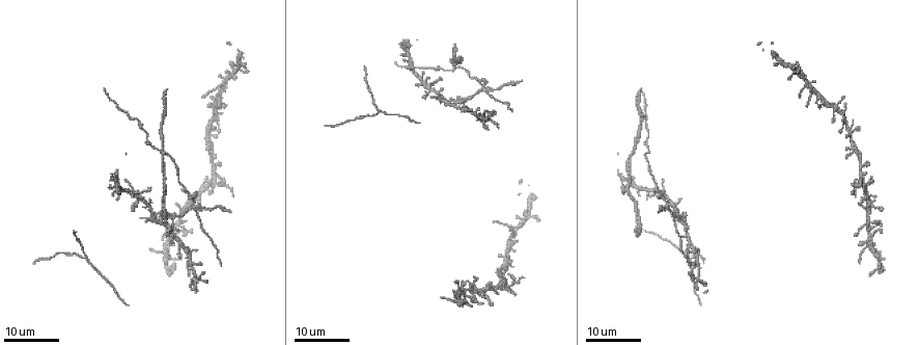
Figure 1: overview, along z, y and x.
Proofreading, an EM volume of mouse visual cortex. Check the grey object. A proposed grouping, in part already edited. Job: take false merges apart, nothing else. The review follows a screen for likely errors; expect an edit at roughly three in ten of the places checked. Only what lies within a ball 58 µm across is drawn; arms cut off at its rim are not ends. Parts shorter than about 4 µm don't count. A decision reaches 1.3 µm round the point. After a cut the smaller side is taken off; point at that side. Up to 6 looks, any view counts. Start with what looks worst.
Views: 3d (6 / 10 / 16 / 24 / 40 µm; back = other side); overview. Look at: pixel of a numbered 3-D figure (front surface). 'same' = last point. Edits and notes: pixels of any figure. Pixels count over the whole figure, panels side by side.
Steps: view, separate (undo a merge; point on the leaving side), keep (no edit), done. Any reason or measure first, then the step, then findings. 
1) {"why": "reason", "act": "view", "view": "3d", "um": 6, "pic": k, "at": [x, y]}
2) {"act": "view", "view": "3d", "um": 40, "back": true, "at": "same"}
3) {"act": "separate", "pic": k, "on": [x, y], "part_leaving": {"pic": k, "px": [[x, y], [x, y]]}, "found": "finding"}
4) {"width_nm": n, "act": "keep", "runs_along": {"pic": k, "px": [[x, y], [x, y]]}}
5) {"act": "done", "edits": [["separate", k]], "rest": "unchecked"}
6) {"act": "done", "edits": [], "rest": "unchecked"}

{"why": "four arms meet", "act": "view", "view": "3d", "um": 16, "pic": 1, "at": [186, 256]}

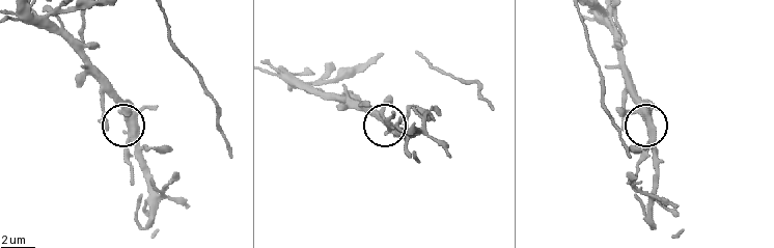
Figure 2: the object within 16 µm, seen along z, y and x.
{"why": "zoom in", "act": "view", "view": "3d", "um": 6, "pic": 2, "at": [647, 124]}

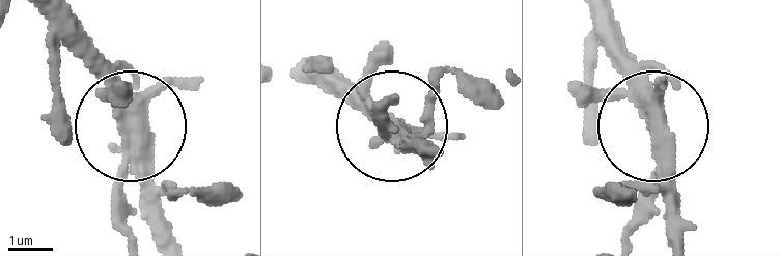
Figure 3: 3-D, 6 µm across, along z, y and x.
{"arms": 4, "act": "keep", "found": "one neuron here"}

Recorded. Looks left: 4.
{"why": "four-way junction", "act": "view", "view": "3d", "um": 16, "pic": 1, "at": [866, 224]}

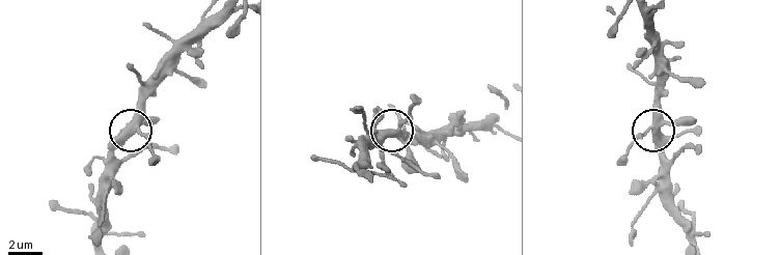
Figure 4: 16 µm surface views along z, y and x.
{"why": "zoom in", "act": "view", "view": "3d", "um": 6, "pic": 4, "at": [651, 127]}

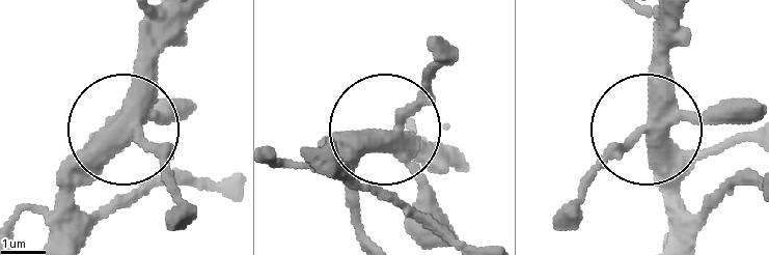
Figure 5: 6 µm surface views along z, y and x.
{"act": "view", "view": "3d", "um": 6, "back": true, "pic": 5, "at": [128, 134]}

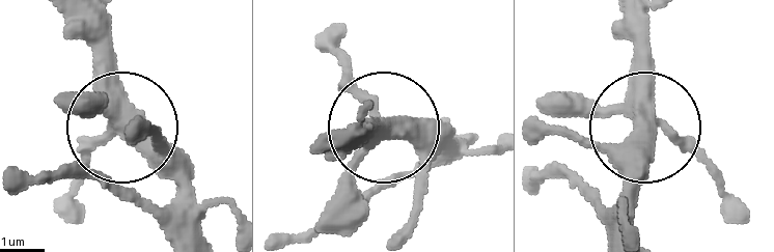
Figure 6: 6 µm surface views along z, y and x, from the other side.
{"arms": 4, "act": "keep", "found": "continuous, no second neuron"}

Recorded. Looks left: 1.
{"act": "done", "edits": [], "rest": "unchecked"}

